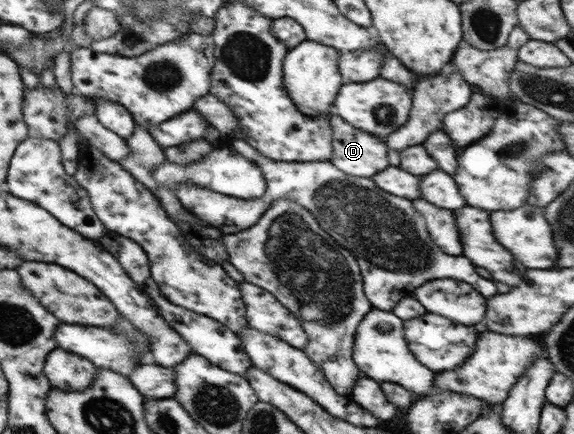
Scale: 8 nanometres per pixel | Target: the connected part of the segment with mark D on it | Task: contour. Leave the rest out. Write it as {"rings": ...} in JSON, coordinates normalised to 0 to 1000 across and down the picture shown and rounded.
{"rings":[[[578,263],[578,357],[577,378],[608,406],[646,410],[671,392],[676,371],[676,341],[667,318],[646,313]]]}

